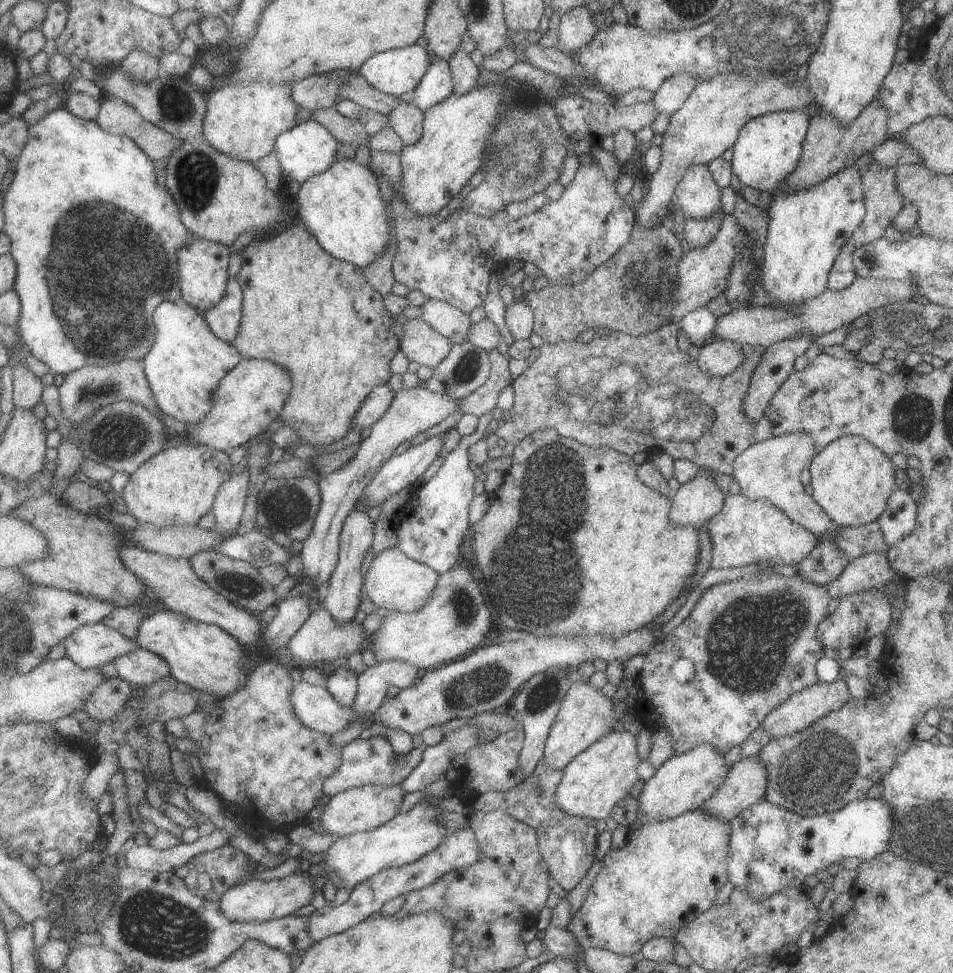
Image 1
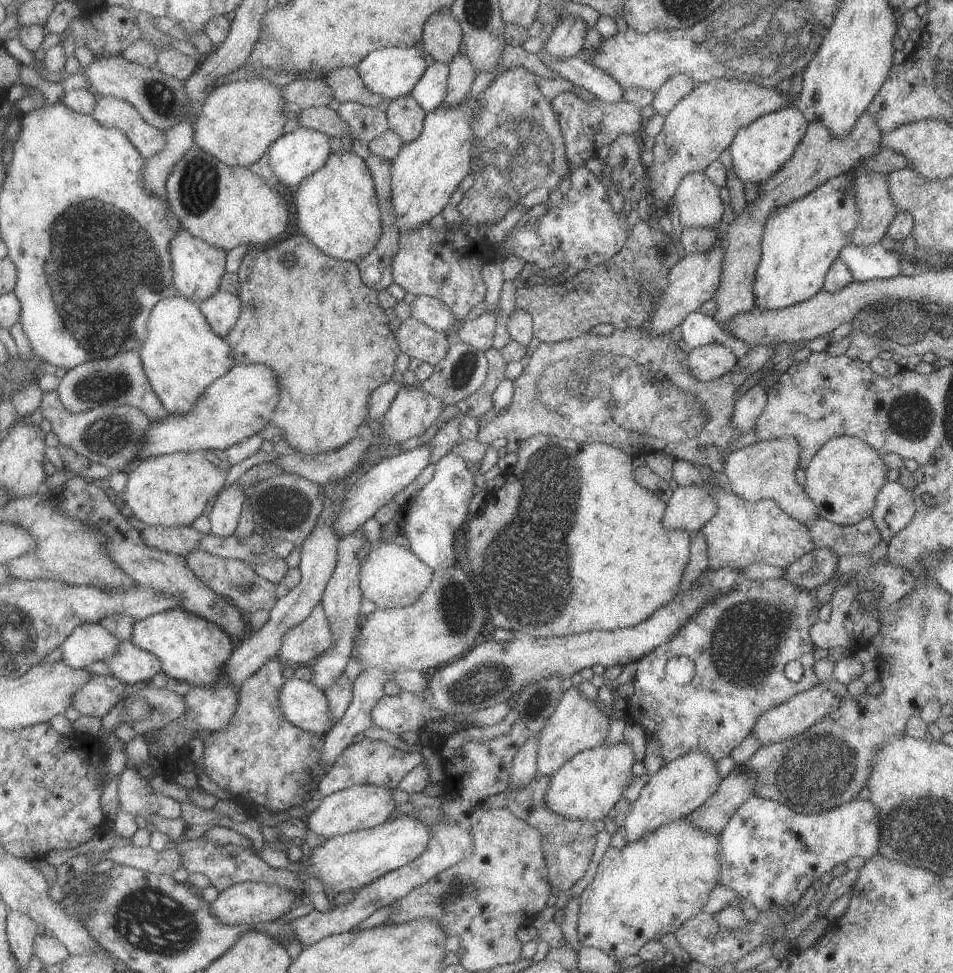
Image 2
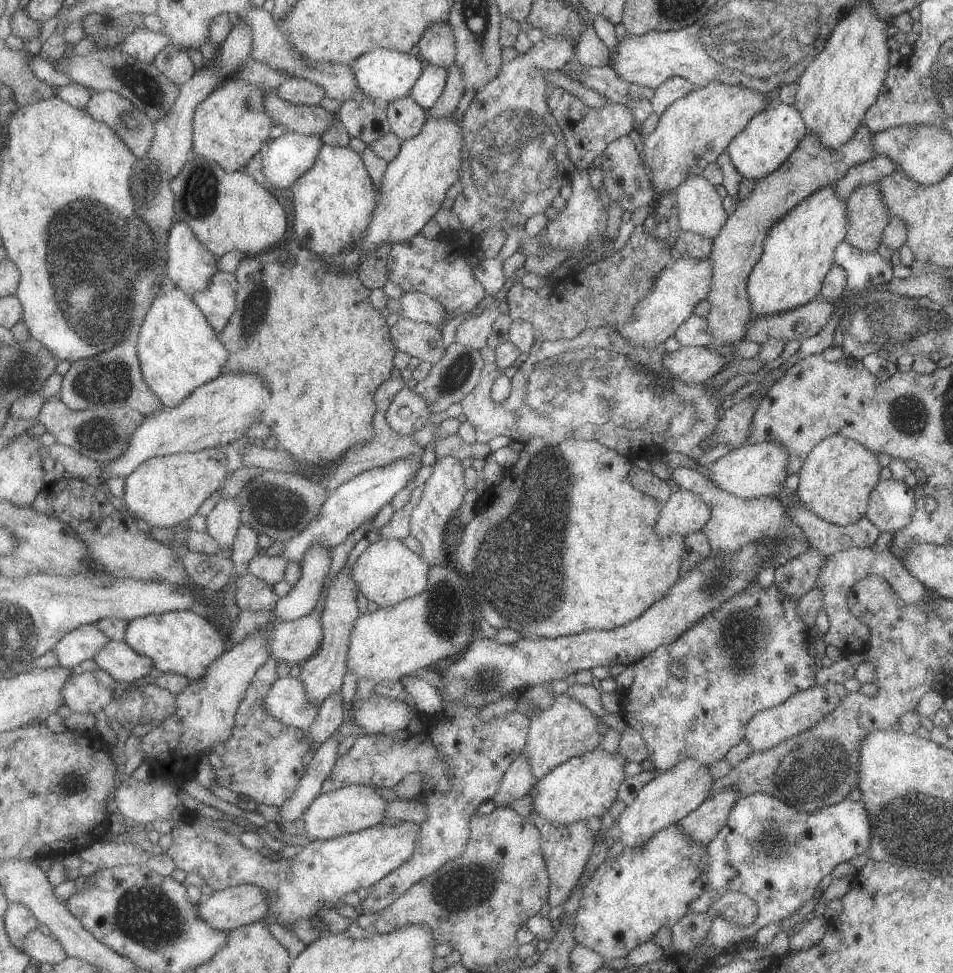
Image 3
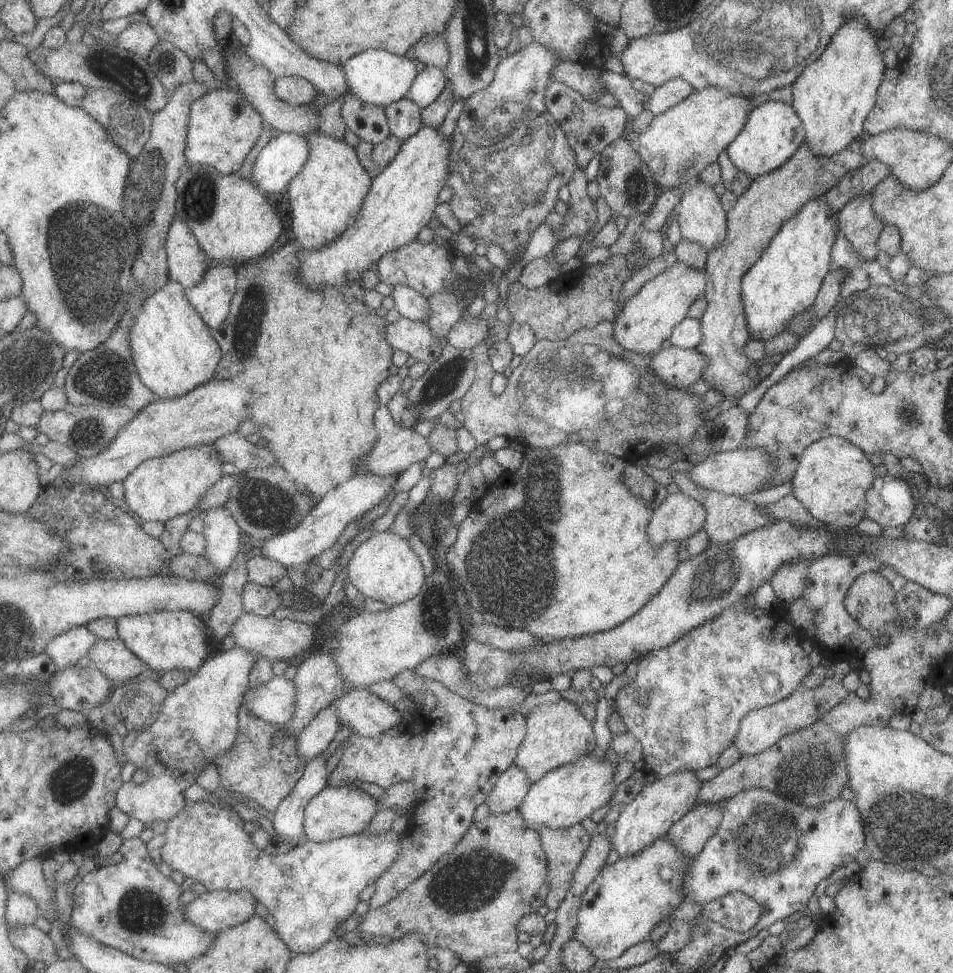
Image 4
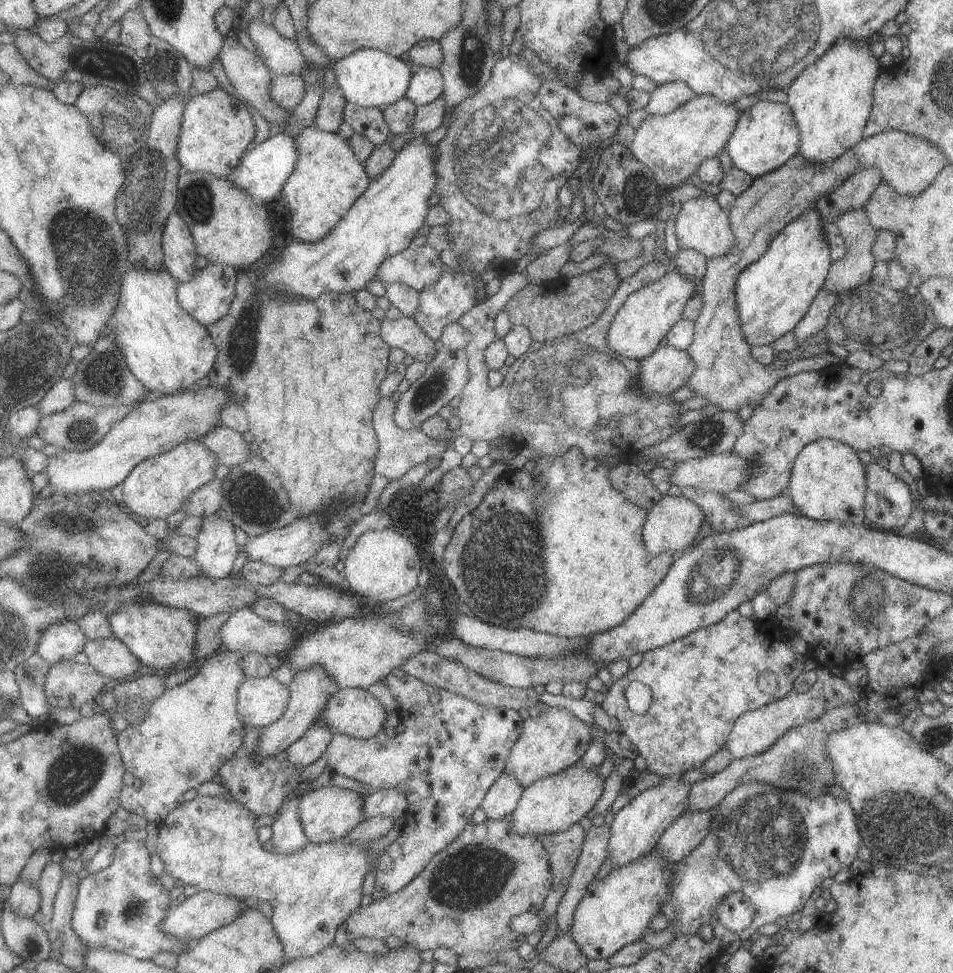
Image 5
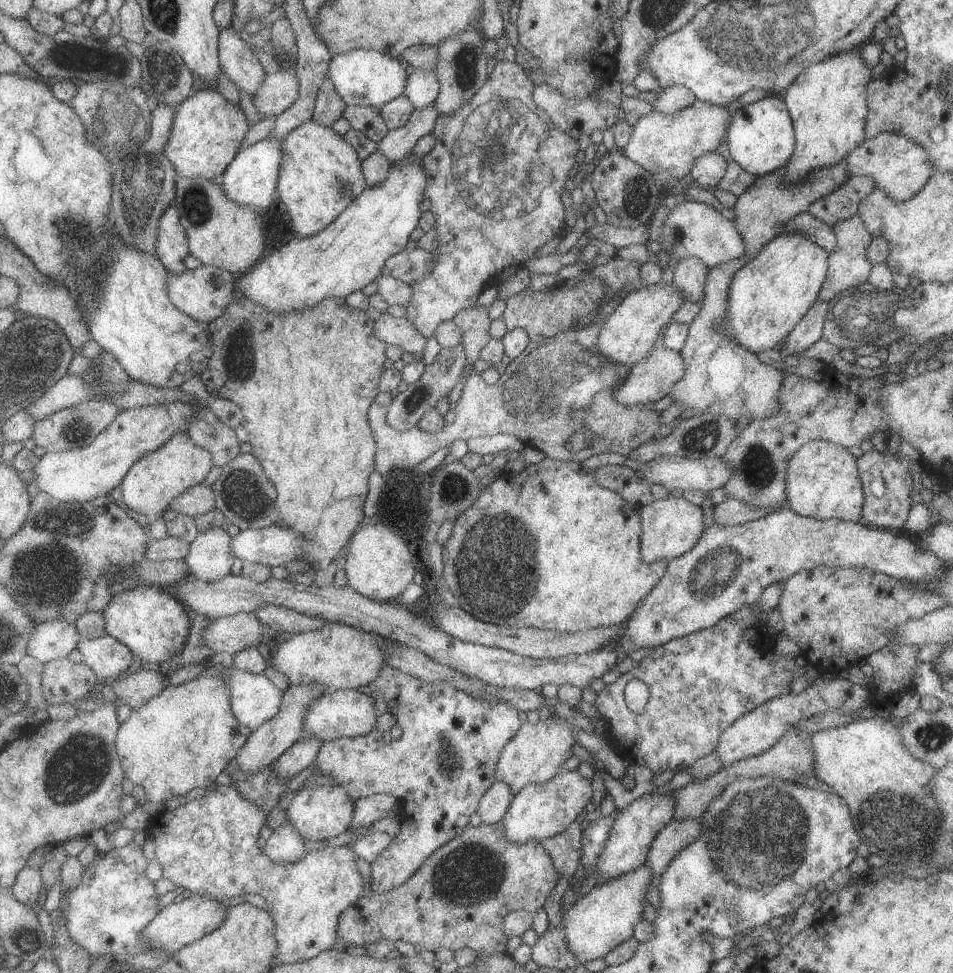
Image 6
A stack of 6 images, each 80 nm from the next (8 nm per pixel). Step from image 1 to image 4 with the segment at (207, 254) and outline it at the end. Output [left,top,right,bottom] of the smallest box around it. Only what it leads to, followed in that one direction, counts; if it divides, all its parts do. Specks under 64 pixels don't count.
[165,216,214,288]

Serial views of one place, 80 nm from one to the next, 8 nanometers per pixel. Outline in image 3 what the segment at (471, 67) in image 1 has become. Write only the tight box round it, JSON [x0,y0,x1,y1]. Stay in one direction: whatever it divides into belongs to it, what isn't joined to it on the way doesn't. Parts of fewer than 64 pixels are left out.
[428,62,465,117]

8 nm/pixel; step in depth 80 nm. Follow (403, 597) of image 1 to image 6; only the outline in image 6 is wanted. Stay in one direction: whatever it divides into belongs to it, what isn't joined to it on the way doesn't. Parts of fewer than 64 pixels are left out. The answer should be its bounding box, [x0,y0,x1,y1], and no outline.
[342,523,416,602]

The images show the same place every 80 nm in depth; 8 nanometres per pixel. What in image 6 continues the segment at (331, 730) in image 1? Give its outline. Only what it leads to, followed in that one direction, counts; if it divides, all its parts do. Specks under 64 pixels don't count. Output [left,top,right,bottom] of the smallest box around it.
[228,668,283,731]

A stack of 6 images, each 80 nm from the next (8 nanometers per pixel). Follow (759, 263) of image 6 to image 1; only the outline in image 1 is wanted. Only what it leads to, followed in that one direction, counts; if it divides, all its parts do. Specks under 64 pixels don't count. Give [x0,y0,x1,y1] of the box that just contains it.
[761,165,866,303]

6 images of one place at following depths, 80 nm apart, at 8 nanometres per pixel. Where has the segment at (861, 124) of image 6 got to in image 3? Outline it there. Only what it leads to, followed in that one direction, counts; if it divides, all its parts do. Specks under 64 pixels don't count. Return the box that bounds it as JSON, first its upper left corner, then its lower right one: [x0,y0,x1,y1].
[795,3,894,149]

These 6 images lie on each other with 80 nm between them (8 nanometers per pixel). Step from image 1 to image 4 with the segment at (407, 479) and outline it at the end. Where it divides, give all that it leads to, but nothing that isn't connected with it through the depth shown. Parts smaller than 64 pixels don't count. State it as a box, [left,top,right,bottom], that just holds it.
[261,475,397,568]

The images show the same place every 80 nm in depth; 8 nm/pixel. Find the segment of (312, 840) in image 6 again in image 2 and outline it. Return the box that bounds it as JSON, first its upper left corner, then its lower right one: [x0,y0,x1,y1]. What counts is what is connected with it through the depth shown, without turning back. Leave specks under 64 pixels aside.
[307,784,398,838]

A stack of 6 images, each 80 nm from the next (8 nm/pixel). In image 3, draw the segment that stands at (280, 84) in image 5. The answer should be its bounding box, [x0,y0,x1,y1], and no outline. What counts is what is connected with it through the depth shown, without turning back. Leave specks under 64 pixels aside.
[276,78,327,105]

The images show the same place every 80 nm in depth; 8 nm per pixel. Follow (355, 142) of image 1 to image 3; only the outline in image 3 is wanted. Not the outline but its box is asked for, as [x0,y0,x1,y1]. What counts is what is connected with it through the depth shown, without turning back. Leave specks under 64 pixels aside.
[262,84,336,135]

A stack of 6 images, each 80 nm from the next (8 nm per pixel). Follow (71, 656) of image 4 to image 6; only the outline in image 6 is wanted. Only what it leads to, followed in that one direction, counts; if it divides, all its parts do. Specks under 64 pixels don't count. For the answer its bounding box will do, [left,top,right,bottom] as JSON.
[30,620,84,662]

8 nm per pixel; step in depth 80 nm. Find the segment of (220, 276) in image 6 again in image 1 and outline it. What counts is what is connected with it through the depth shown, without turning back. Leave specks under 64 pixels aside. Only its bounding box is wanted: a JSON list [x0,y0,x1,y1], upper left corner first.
[204,278,243,343]

